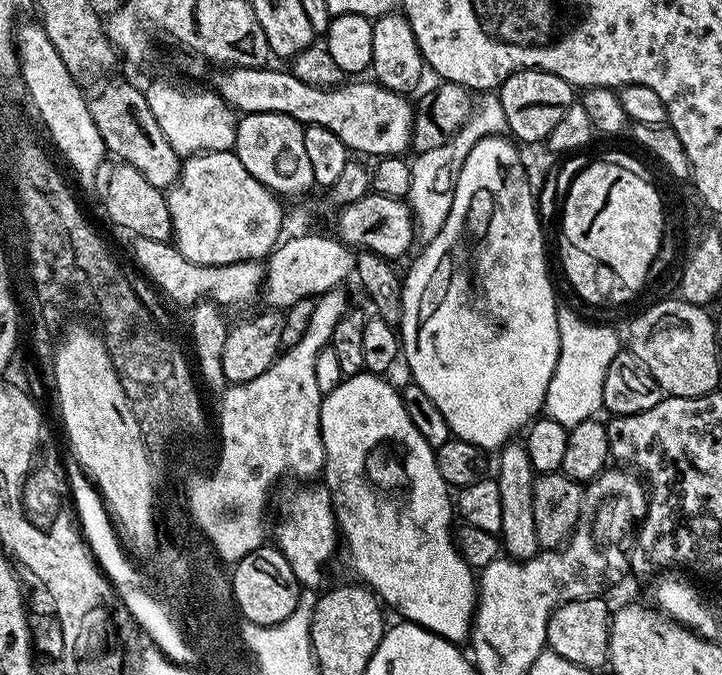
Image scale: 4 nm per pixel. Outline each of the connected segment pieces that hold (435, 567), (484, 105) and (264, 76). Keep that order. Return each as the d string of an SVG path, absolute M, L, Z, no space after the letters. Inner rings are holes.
M361 372L359 376L345 378L341 384L334 389L329 396L323 397L320 401L320 433L324 443L324 470L322 473L323 487L328 489L332 496L332 507L336 509L336 526L339 535L342 537L342 544L348 547L348 556L352 559L352 568L357 572L359 579L367 587L376 593L377 597L385 605L388 604L396 612L401 612L403 619L410 624L417 624L423 628L428 628L434 634L453 642L467 641L472 631L472 617L476 614L476 601L478 599L478 580L474 575L474 568L465 560L461 549L456 549L456 544L452 541L452 516L454 520L454 500L450 493L450 485L444 481L442 474L438 474L436 469L436 454L434 449L414 430L414 422L410 422L410 414L406 414L404 397L399 391L396 392L387 384L385 377L371 372ZM400 444L408 444L408 480L412 480L412 500L408 500L408 508L404 508L404 516L400 516ZM372 468L380 468L380 476L388 476L388 484L379 484L376 488L376 500L372 500Z
M484 94L479 97L468 121L462 125L459 132L448 143L429 152L419 153L415 157L416 161L411 161L412 182L406 199L411 207L419 235L424 236L425 241L432 240L438 234L438 230L444 225L450 214L452 195L456 189L454 181L460 173L460 167L464 164L466 154L470 154L472 147L482 137L504 136L507 132L508 123L506 114L502 114L502 102L499 95Z
M228 66L221 72L224 73L220 76L220 85L215 85L214 91L237 113L277 112L305 126L326 126L326 130L330 130L330 134L338 134L338 138L342 138L344 145L353 153L365 152L373 158L399 157L404 151L409 151L414 123L414 108L409 97L391 92L371 79L360 78L357 84L344 82L335 88L319 88L302 82L302 78L295 76L291 70L279 72L275 66Z

